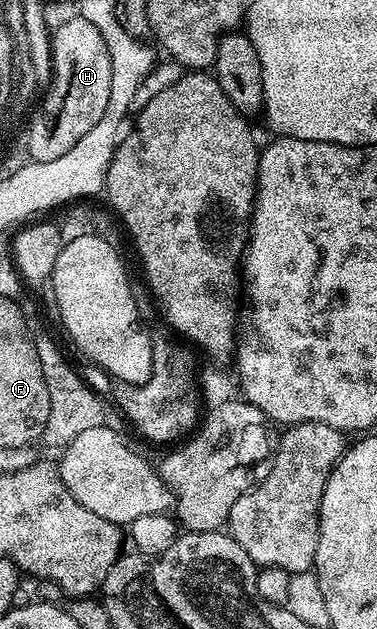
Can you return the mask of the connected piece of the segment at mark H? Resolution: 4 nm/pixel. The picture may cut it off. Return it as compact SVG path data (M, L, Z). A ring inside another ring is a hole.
M74 17L65 19L51 31L52 46L52 78L48 88L49 96L41 107L41 112L32 116L31 150L35 161L55 161L55 157L63 157L79 137L84 137L107 110L107 101L111 98L111 53L107 53L107 41L103 41L103 33L91 25L91 21Z

